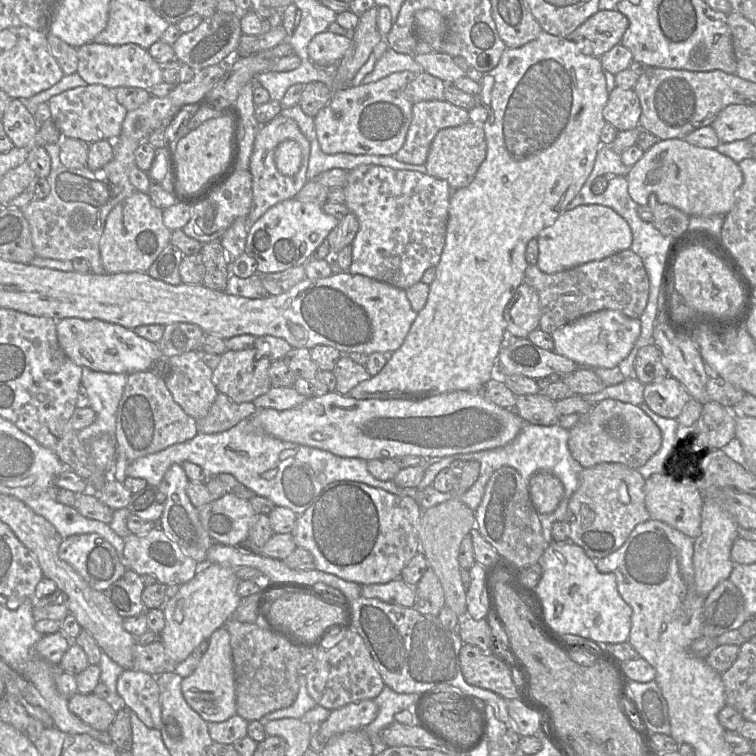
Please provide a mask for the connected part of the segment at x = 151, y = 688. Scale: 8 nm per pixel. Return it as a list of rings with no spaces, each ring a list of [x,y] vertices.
[[[125,669],[117,680],[117,693],[149,728],[161,728],[160,690],[156,677],[146,672]]]

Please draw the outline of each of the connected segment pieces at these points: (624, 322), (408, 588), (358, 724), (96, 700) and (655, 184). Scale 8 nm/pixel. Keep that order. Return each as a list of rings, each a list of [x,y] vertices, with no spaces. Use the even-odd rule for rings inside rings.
[[[601,310],[570,322],[551,333],[554,340],[554,350],[576,362],[581,369],[614,368],[631,352],[641,333],[640,319],[632,319],[615,310]]]
[[[396,578],[387,583],[364,584],[361,593],[366,598],[378,598],[391,604],[413,607],[416,586],[406,583],[401,578]]]
[[[366,699],[331,710],[328,718],[315,728],[328,739],[339,733],[364,729],[377,714],[378,706],[375,701]]]
[[[77,692],[69,698],[68,708],[80,720],[98,731],[108,731],[117,713],[114,702],[100,698],[93,692]]]
[[[668,139],[659,140],[646,151],[642,158],[630,168],[627,180],[629,195],[639,206],[647,205],[650,195],[655,195],[659,203],[671,205],[688,216],[708,217],[725,216],[730,212],[743,184],[743,174],[738,163],[716,149],[693,146],[684,139]]]

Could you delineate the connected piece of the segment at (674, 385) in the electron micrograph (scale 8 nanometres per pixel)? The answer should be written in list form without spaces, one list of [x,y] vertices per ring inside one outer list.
[[[672,376],[645,384],[644,402],[664,418],[677,419],[691,396],[685,387]]]

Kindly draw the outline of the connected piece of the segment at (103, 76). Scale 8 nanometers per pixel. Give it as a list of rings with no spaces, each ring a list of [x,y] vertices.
[[[92,41],[76,49],[78,57],[76,72],[87,84],[101,84],[108,88],[129,86],[147,90],[163,82],[160,64],[147,49],[138,44],[109,45]]]

